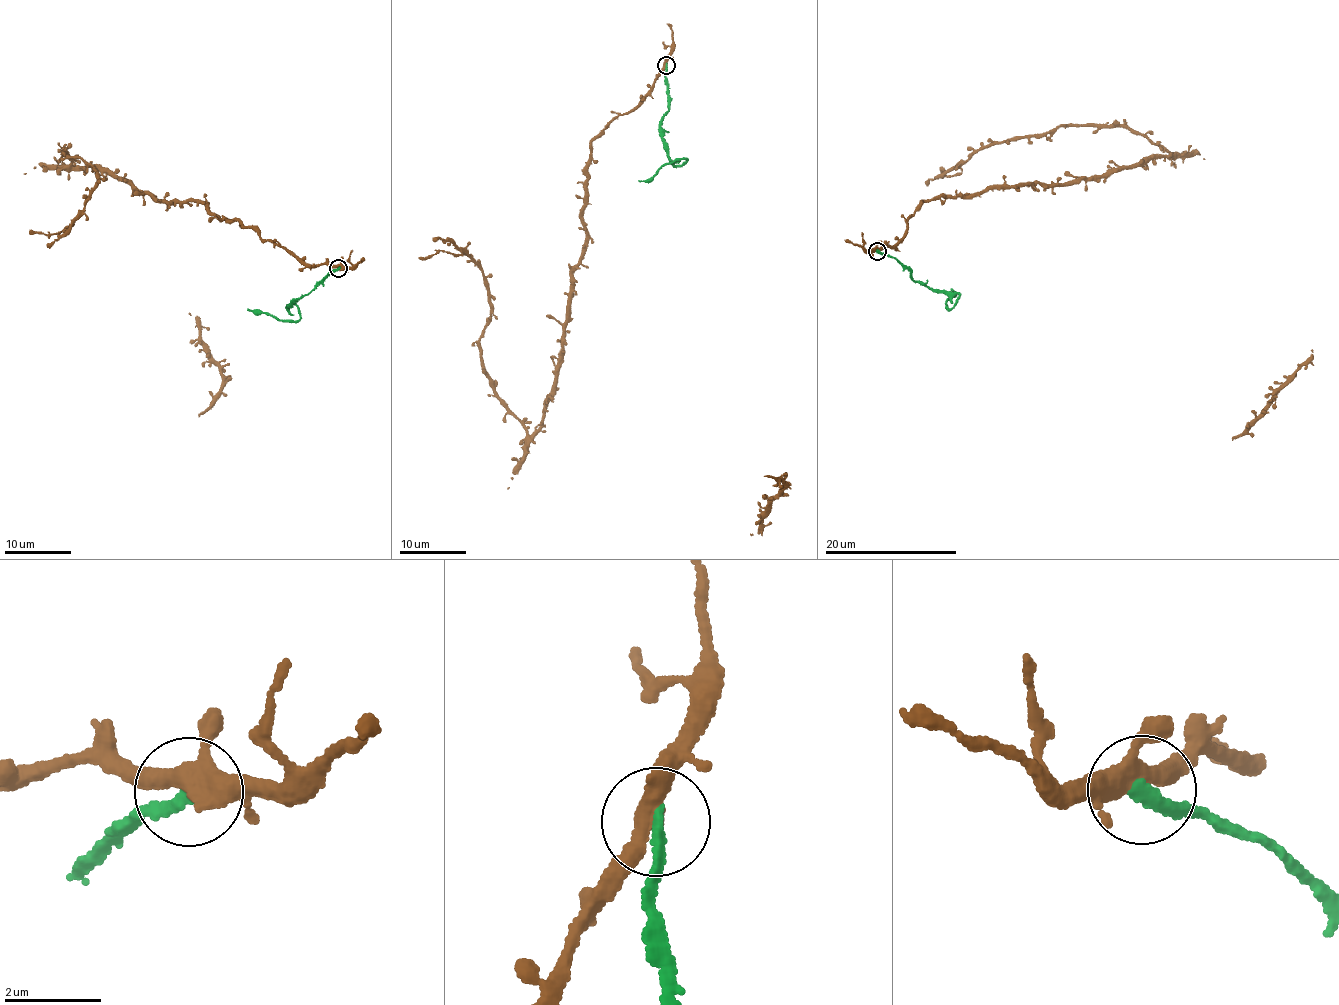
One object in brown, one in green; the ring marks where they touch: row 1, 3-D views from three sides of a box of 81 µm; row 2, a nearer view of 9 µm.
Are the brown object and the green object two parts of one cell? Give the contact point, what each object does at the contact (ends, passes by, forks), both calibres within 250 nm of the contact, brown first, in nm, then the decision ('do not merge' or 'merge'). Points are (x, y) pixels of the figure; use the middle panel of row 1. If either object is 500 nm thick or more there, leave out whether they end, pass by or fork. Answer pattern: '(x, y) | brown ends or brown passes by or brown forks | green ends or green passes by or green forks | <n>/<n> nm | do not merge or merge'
(666, 65) | brown forks | green ends | 360/280 nm | do not merge

